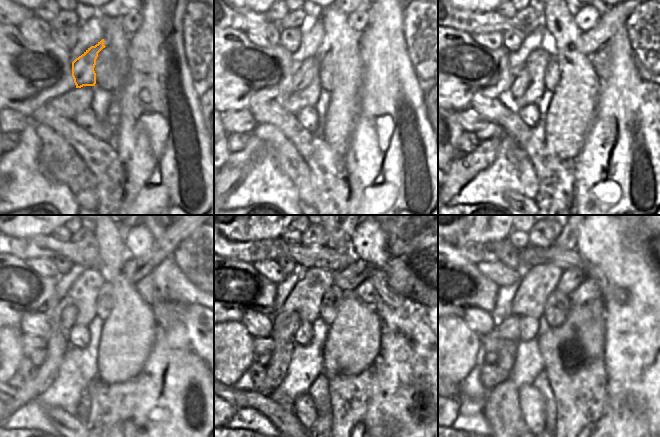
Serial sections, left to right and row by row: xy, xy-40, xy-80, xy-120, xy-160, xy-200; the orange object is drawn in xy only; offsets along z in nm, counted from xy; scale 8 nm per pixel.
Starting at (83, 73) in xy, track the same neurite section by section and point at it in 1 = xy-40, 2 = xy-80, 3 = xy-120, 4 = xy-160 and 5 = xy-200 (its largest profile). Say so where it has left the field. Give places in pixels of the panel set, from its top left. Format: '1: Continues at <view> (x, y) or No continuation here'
1: Continues at xy-40 (305, 72)
2: Continues at xy-80 (522, 81)
3: Continues at xy-120 (57, 343)
4: Continues at xy-160 (285, 325)
5: Continues at xy-200 (507, 332)

